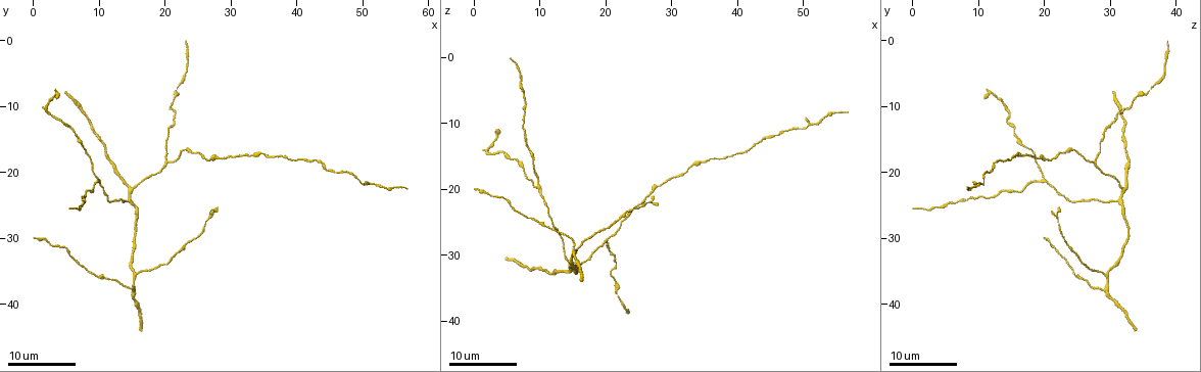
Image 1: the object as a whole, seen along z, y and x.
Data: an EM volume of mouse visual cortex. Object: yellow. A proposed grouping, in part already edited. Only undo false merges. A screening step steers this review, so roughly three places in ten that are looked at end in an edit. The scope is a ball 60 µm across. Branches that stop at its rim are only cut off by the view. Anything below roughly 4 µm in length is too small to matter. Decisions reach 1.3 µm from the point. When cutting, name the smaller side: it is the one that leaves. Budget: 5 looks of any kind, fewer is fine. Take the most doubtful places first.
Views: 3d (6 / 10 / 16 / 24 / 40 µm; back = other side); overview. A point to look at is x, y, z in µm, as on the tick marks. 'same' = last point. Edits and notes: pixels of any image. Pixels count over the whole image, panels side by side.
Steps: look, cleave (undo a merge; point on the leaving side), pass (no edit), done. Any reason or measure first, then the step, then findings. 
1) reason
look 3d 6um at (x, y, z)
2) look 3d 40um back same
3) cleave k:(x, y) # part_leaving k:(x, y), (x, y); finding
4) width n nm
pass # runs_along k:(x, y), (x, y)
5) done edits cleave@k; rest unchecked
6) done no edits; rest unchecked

looks like a crossing
look 3d 24um at (15.5, 38.0, 29.0)

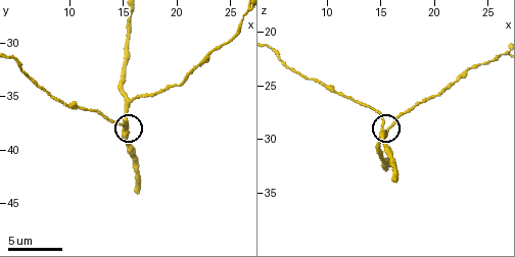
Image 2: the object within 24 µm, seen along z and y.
zoom in
look 3d 6um at (15.0, 37.8, 28.6)

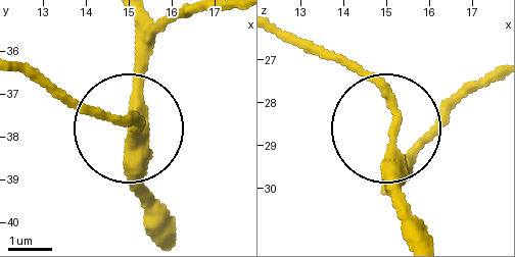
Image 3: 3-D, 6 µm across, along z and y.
width 300 nm
pass # runs_along 3:(133, 22), (133, 187), (144, 226); continuous, no second cell

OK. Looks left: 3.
three arms meet
look 3d 24um at (14.5, 24.5, 31.5)

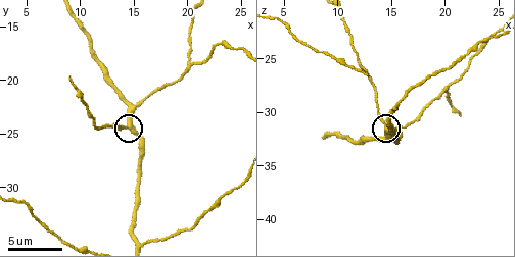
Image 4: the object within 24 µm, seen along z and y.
look 3d 10um same

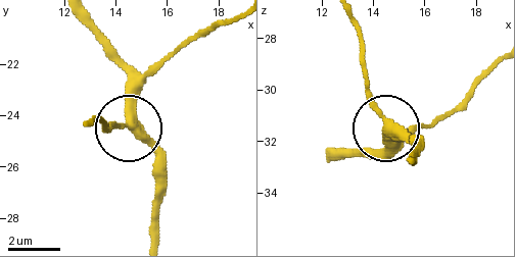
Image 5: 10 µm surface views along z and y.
width 310 nm
pass # runs_along 5:(236, 16), (171, 51), (133, 91), (131, 123), (161, 181); one cell here

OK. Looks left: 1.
done no edits; rest unchecked

